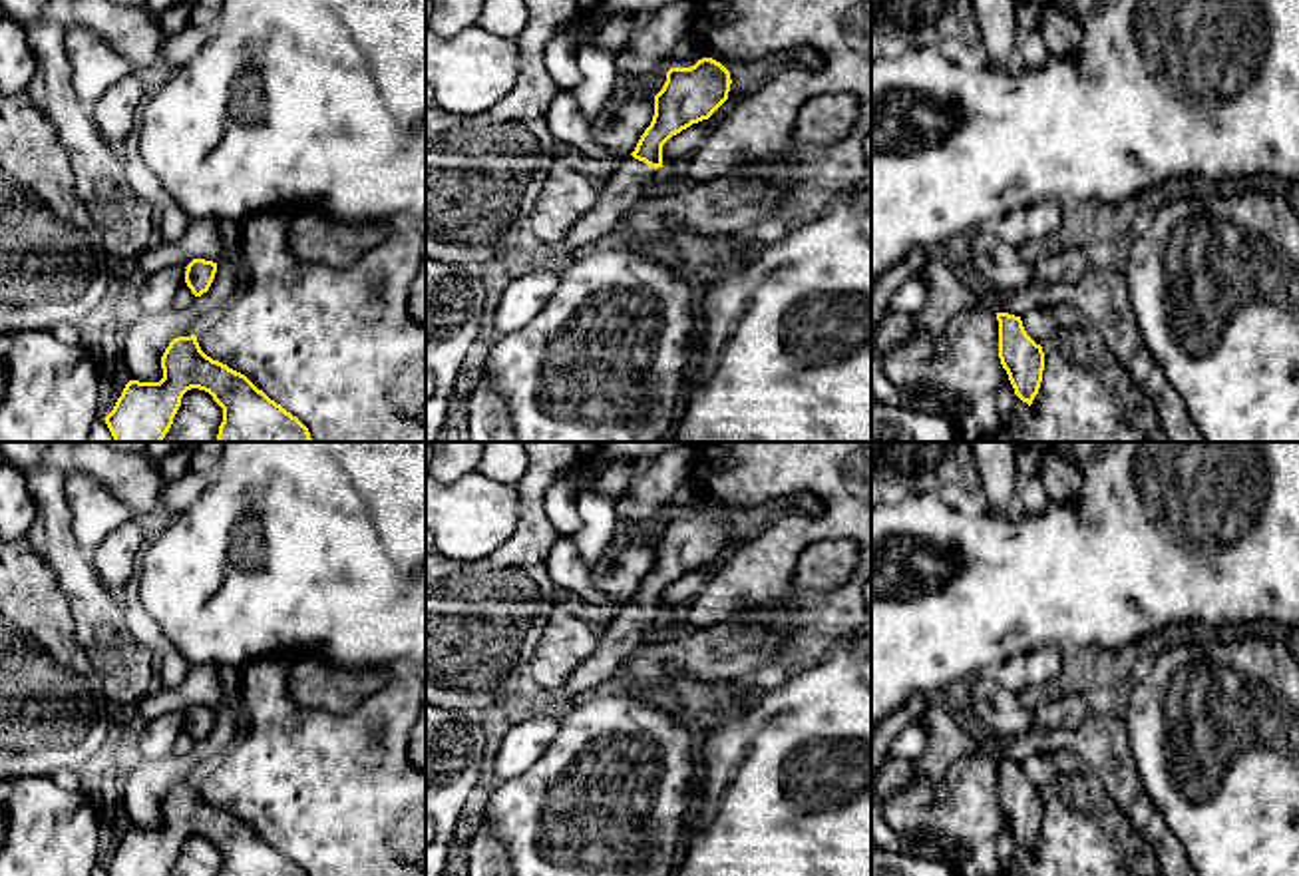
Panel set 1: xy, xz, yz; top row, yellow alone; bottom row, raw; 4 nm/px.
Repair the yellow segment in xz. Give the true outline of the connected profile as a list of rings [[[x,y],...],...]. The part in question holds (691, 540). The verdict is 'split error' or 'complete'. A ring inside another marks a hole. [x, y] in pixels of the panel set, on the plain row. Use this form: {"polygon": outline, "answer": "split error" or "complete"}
{"polygon": [[[712,504],[690,514],[670,514],[654,542],[654,561],[635,597],[599,629],[599,647],[553,691],[553,697],[579,695],[621,671],[625,661],[649,641],[656,615],[662,613],[662,591],[682,575],[708,565],[730,538],[730,518]]], "answer": "split error"}

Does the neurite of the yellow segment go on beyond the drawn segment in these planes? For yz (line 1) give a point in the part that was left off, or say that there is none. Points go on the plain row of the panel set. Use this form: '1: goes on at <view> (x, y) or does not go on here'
1: does not go on here

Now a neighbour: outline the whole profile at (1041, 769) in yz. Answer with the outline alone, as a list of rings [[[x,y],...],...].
[[[1070,751],[1034,753],[1021,763],[1026,780],[1042,790],[1048,784],[1058,784],[1060,778],[1082,784],[1084,765]]]

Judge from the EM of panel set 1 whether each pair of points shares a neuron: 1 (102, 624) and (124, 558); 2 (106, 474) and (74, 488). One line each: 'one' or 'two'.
1: two
2: two

